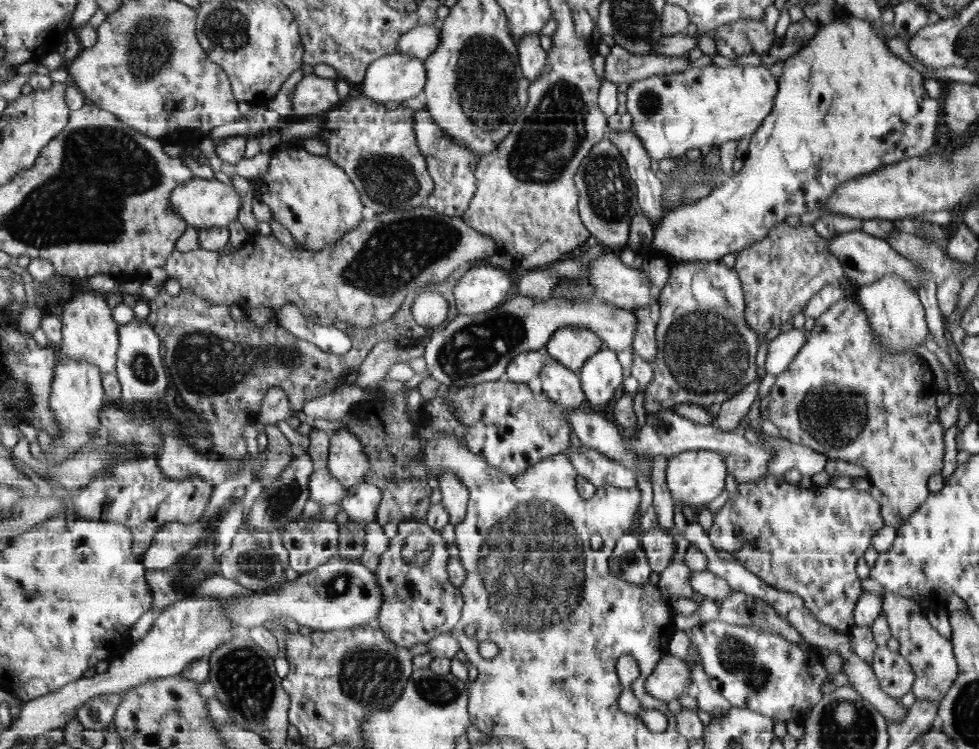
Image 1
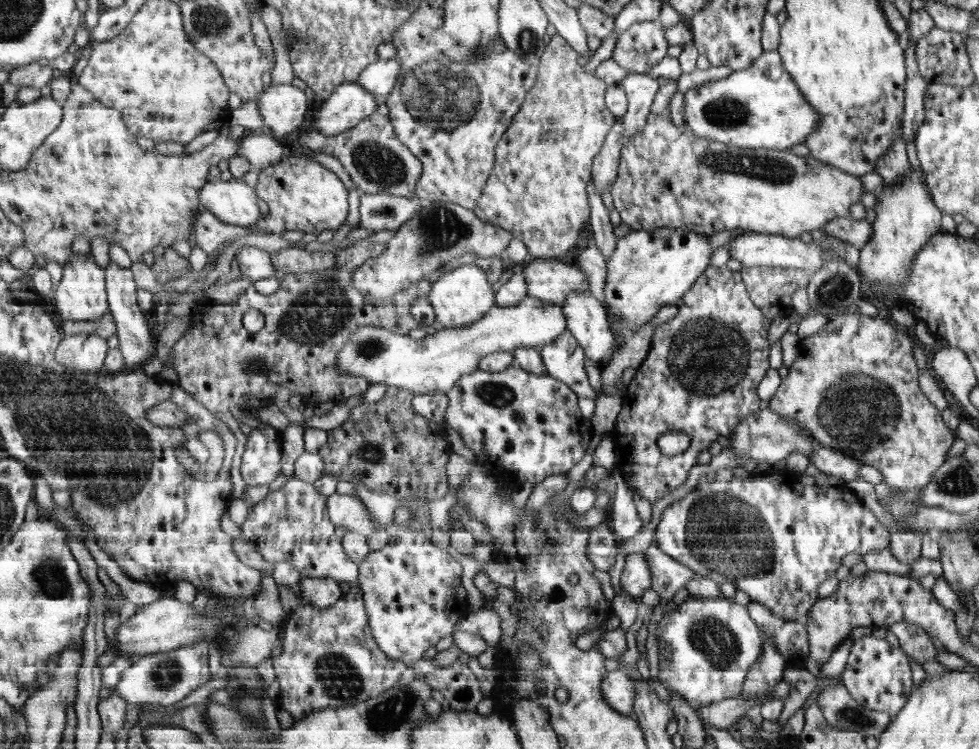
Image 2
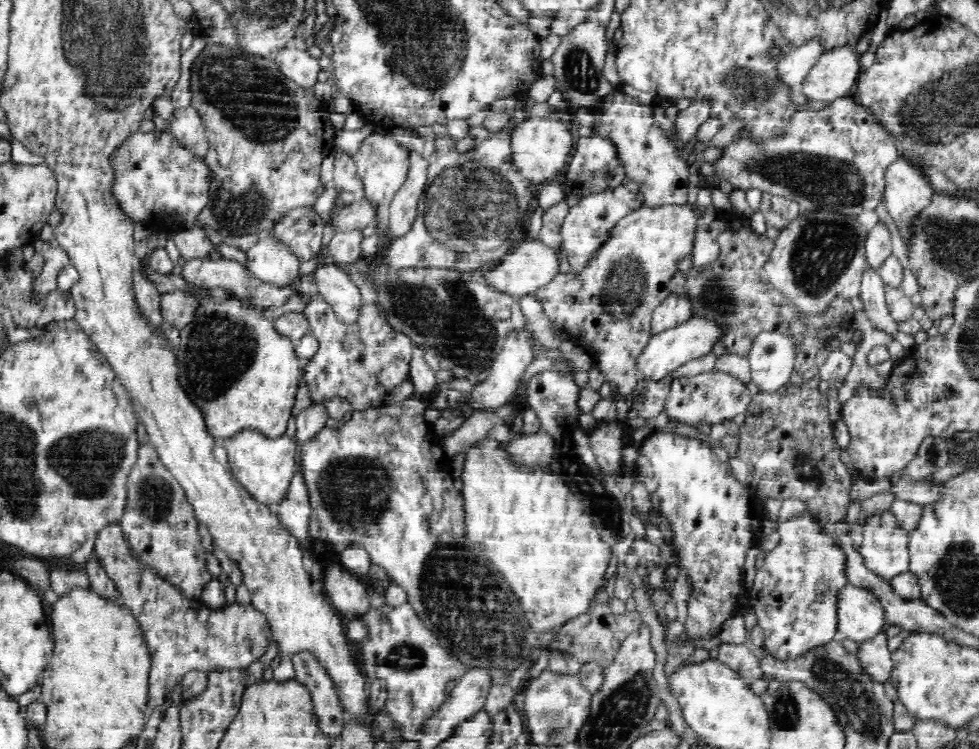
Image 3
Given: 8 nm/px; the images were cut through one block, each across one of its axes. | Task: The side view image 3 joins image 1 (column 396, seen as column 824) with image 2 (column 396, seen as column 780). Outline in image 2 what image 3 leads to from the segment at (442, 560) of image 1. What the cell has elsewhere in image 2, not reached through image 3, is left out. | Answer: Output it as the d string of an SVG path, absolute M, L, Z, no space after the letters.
M333 494L329 496L331 520L343 532L359 532L369 538L373 532L387 532L395 536L381 552L371 552L361 564L361 590L365 592L365 604L371 618L377 644L393 658L407 666L423 660L429 648L435 648L445 636L453 636L457 624L473 612L463 588L463 566L443 548L435 546L423 532L415 532L407 524L389 524L377 530L375 516L357 496Z

